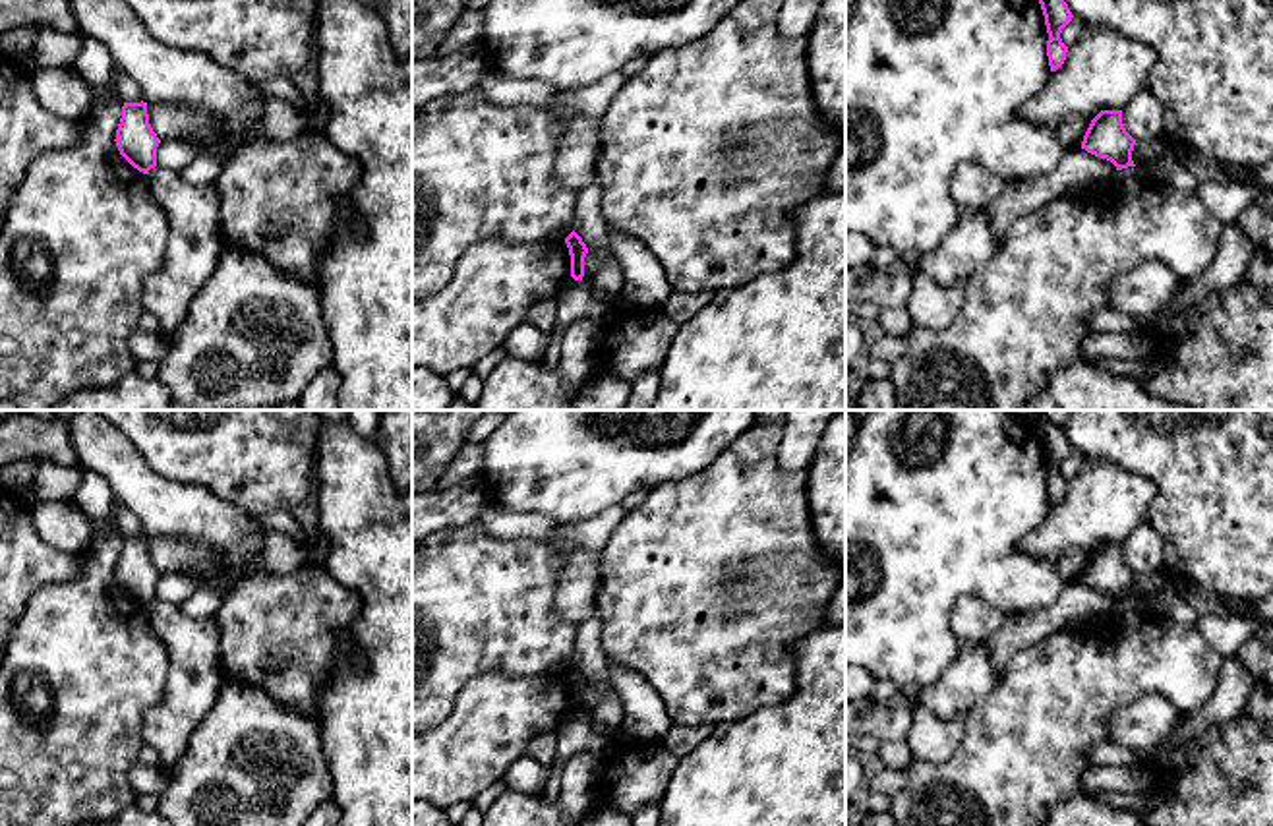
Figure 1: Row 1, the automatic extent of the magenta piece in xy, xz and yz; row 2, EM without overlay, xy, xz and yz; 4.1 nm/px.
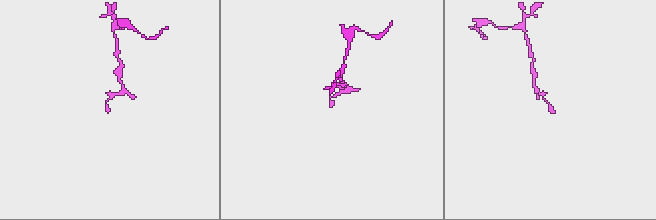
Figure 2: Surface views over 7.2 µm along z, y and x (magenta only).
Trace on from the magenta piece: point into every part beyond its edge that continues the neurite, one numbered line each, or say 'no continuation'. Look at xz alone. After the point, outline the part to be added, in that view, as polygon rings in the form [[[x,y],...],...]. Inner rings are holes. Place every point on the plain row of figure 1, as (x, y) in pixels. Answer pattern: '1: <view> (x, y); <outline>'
no continuation

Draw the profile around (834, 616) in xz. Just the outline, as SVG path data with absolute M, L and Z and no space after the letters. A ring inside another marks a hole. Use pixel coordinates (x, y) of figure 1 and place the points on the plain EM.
M845 580L838 586L826 607L826 627L845 625Z

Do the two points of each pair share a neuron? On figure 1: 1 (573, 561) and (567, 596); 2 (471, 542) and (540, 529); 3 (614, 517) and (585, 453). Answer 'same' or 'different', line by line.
1: same
2: different
3: different

